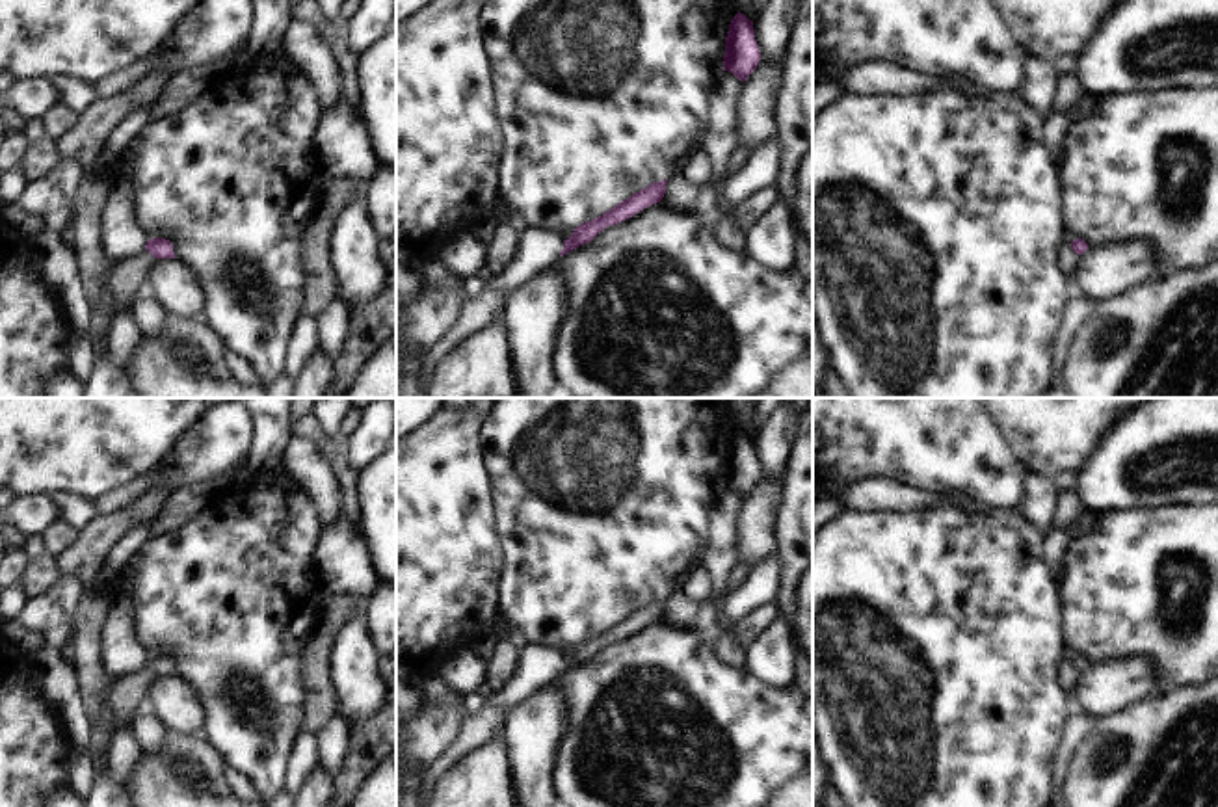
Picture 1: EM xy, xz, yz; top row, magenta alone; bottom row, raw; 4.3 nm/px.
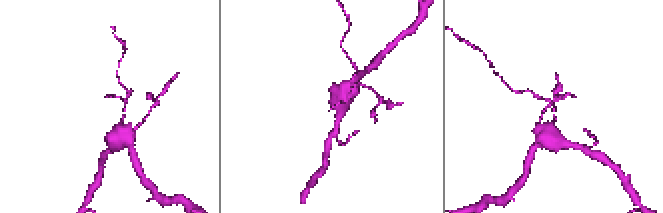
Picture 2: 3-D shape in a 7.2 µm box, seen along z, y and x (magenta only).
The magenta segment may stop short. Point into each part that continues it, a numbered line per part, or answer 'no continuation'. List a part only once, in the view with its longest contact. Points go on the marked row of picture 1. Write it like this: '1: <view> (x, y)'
1: xz (538, 248)

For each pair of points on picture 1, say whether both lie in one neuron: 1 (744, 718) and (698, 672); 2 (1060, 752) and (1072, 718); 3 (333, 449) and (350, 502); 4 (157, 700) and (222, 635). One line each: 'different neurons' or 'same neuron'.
1: same neuron
2: same neuron
3: same neuron
4: different neurons

